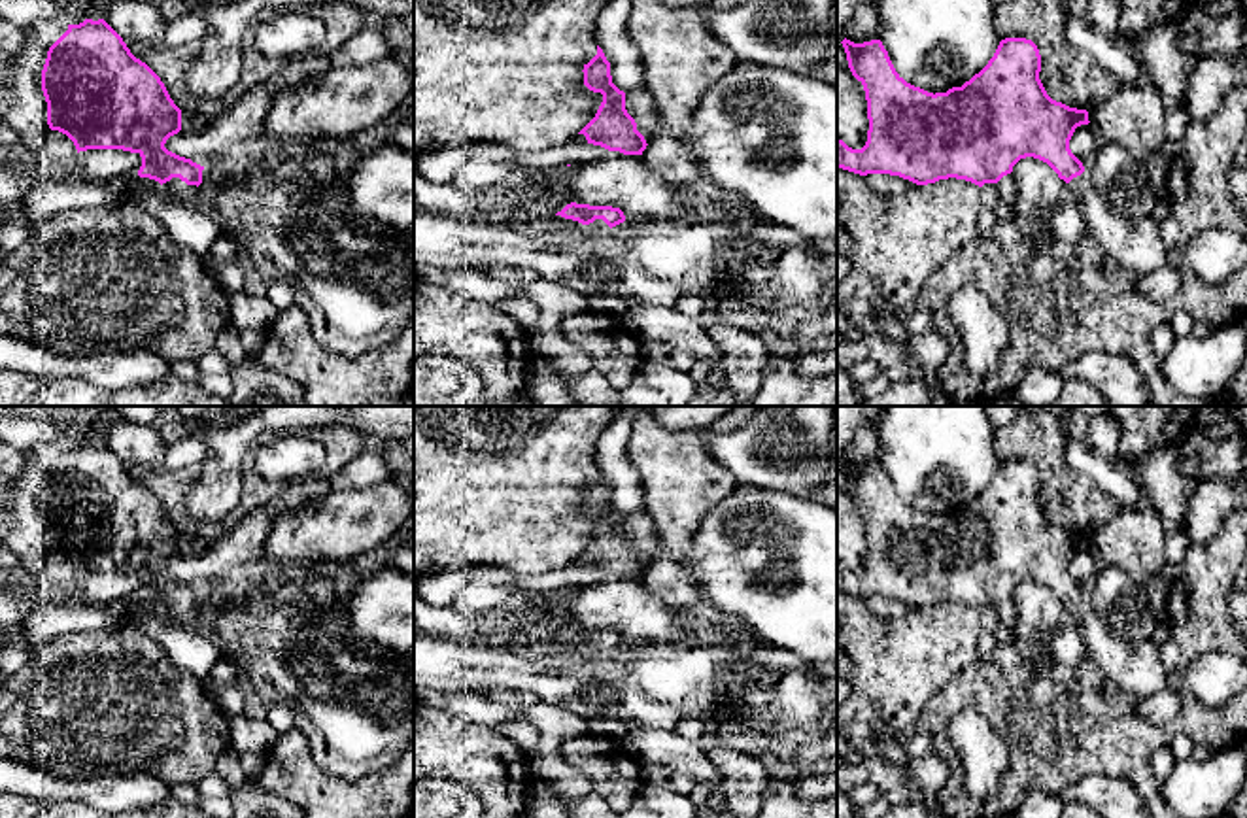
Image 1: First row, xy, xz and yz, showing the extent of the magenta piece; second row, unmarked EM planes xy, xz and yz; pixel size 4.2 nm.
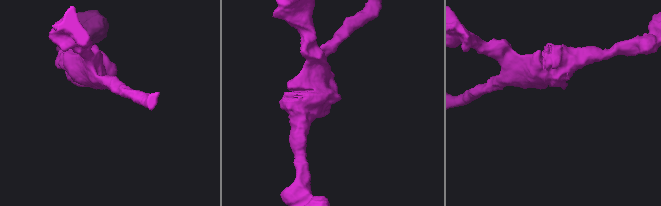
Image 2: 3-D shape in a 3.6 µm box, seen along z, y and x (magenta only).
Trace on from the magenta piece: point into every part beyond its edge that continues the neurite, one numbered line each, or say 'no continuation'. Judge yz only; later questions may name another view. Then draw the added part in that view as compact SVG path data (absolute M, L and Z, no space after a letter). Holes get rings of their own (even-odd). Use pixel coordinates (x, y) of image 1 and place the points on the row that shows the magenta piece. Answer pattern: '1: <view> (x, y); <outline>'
1: yz (1140, 246); M1085 172L1068 183L1068 191L1079 206L1088 234L1107 257L1137 276L1168 266L1170 240L1156 221L1151 217L1134 221L1113 212Z

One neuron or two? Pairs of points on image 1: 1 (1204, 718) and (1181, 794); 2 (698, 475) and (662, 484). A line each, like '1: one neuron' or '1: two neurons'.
1: two neurons
2: one neuron

